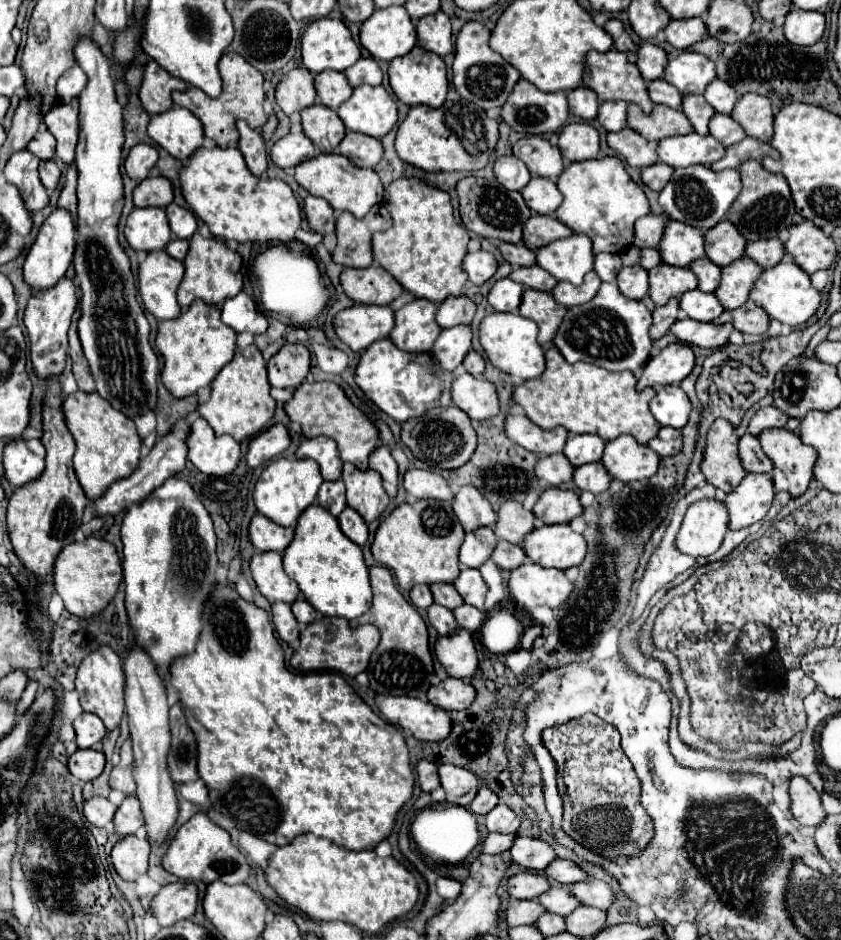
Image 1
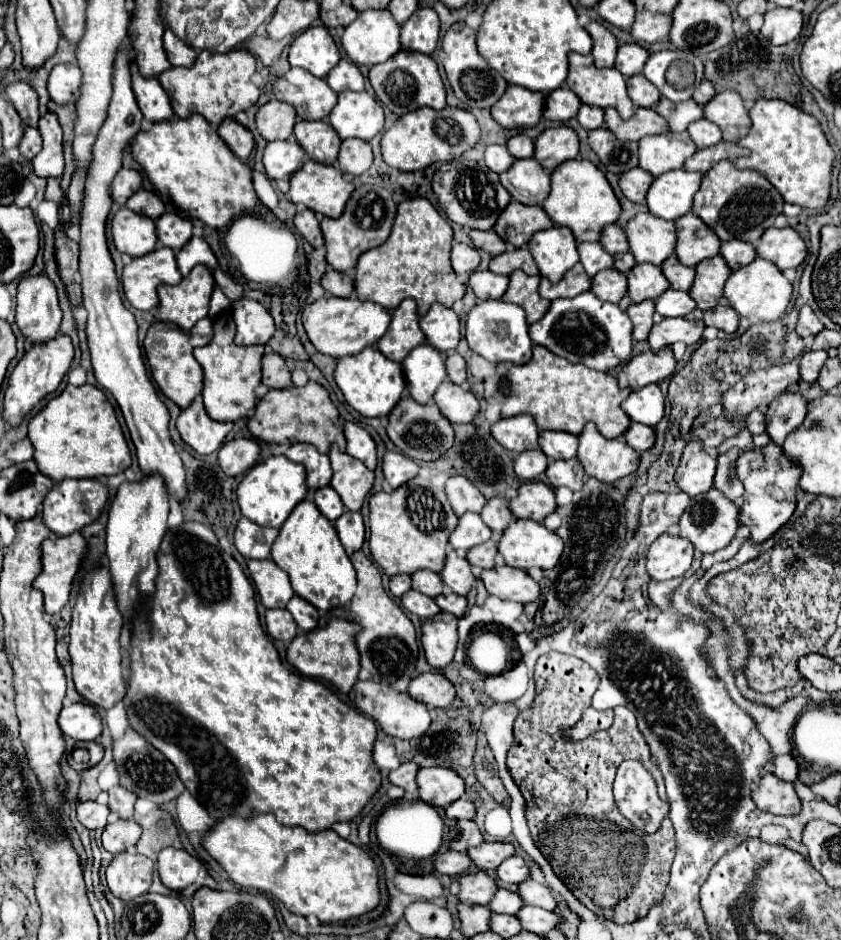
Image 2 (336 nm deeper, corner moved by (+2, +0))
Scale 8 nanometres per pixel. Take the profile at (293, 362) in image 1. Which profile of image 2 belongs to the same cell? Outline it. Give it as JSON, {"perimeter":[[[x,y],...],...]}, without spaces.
{"perimeter":[[[266,353],[262,357],[262,383],[268,389],[286,389],[292,387],[290,369],[278,353]]]}

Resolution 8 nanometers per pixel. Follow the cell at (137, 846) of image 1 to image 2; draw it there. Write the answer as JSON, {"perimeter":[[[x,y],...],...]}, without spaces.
{"perimeter":[[[120,853],[106,869],[110,893],[122,901],[130,901],[148,891],[152,883],[154,863],[144,855]]]}

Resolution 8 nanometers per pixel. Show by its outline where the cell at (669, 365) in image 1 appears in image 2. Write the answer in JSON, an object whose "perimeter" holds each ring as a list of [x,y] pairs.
{"perimeter":[[[664,347],[658,353],[646,351],[632,357],[622,371],[618,373],[618,383],[630,389],[642,389],[648,383],[660,383],[670,377],[676,369],[676,359],[670,347]]]}

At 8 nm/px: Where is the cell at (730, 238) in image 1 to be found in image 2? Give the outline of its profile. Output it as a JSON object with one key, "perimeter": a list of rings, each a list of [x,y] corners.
{"perimeter":[[[694,213],[682,215],[680,219],[674,221],[674,225],[678,233],[674,255],[682,265],[694,267],[702,259],[718,255],[720,251],[718,235],[714,235],[714,231],[710,231],[710,227],[706,227],[706,223],[702,223],[702,219],[698,219]]]}

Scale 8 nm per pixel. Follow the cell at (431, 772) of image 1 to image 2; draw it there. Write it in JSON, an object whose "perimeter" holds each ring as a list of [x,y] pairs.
{"perimeter":[[[402,763],[396,771],[388,773],[388,779],[392,785],[398,785],[406,791],[408,799],[418,799],[418,787],[416,787],[416,771],[418,767],[414,763]]]}

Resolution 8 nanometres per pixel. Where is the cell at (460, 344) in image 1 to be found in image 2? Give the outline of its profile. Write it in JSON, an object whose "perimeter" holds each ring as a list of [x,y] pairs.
{"perimeter":[[[428,343],[418,345],[410,351],[410,355],[402,361],[402,371],[406,377],[408,395],[420,405],[432,403],[432,395],[442,381],[446,381],[444,355],[434,351]]]}

